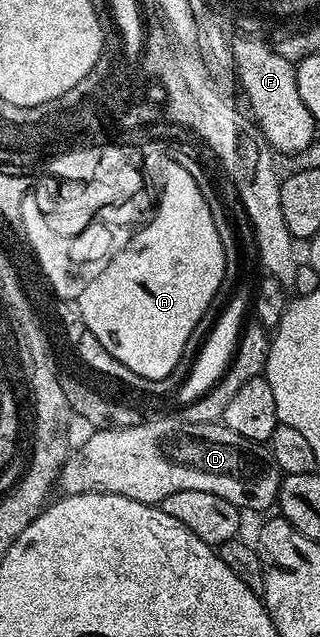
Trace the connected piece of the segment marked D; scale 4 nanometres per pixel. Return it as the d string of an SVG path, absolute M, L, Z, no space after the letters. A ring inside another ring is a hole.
M151 419L140 421L132 427L109 427L97 429L89 441L78 449L79 455L72 454L63 473L59 477L58 486L63 487L62 494L82 495L89 491L99 491L102 495L120 495L133 501L162 504L169 493L177 493L181 489L201 489L205 493L217 493L217 497L225 497L235 507L270 512L276 506L279 497L279 480L281 472L277 461L271 455L270 446L254 443L241 433L233 433L233 429L217 423L188 423L179 419Z

